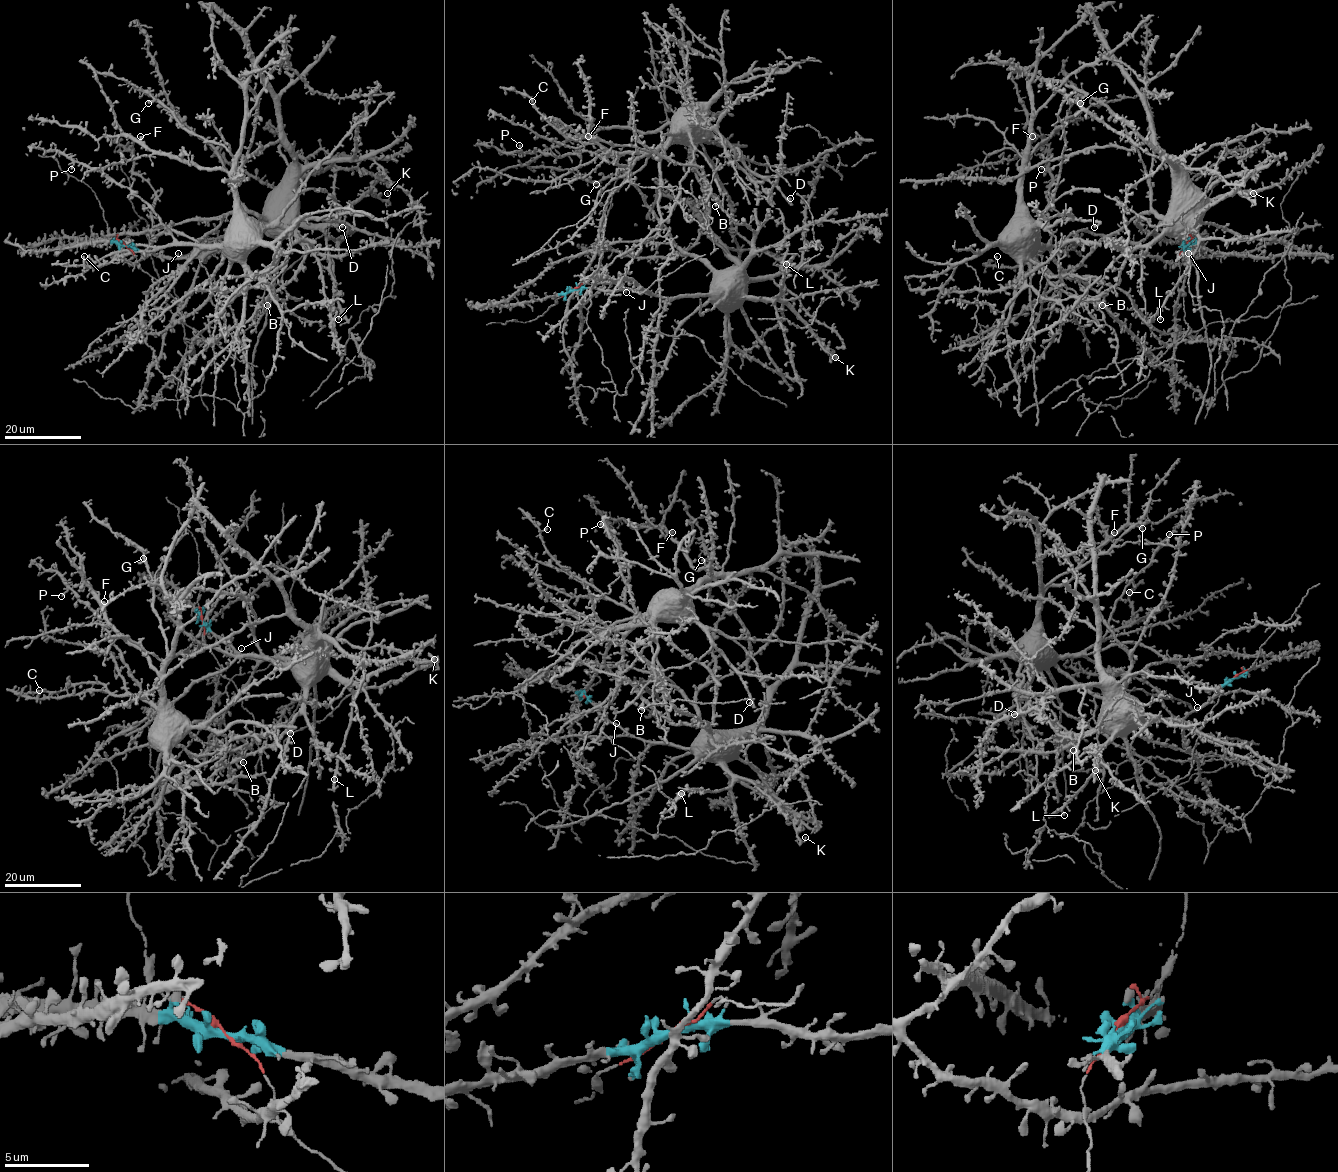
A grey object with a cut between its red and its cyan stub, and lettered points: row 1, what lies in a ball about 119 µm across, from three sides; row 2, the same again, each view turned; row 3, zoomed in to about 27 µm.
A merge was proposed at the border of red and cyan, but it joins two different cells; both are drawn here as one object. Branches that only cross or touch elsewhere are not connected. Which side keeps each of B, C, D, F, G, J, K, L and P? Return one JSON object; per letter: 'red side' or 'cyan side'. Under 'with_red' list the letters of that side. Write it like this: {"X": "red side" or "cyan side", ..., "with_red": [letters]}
{"B": "cyan side", "C": "red side", "D": "red side", "F": "red side", "G": "red side", "J": "cyan side", "K": "cyan side", "L": "cyan side", "P": "red side", "with_red": ["C", "D", "F", "G", "P"]}

